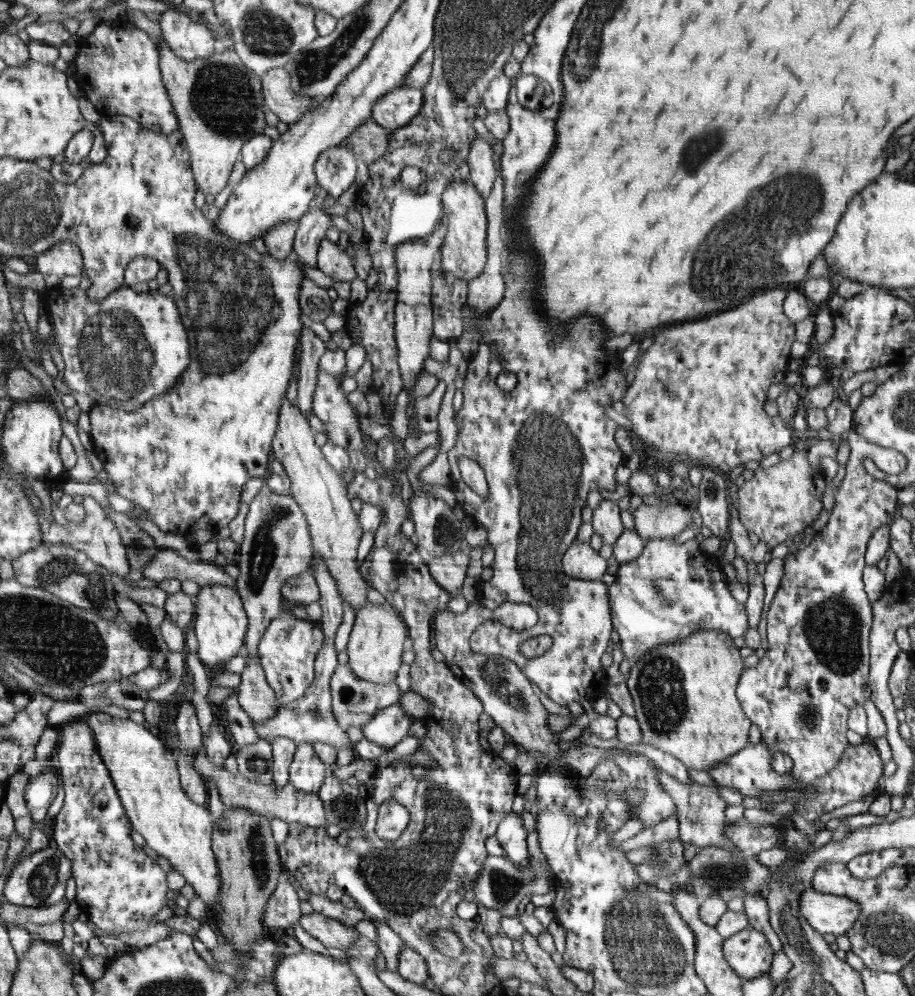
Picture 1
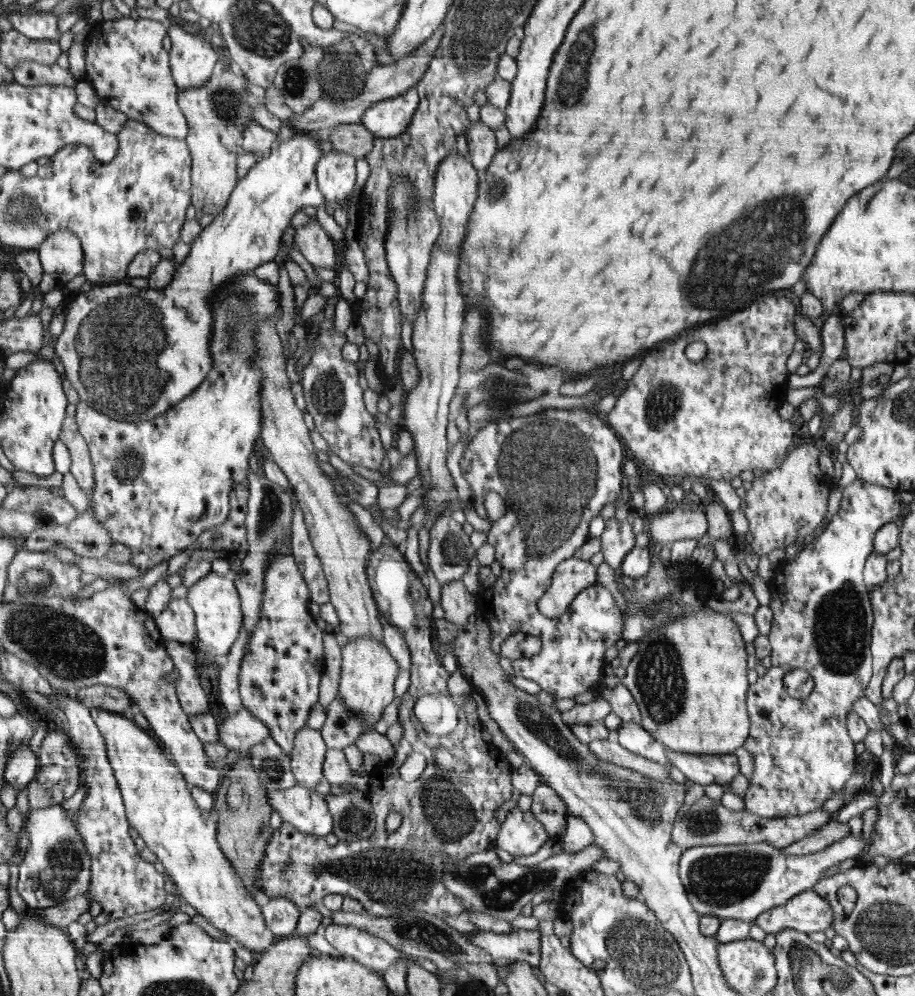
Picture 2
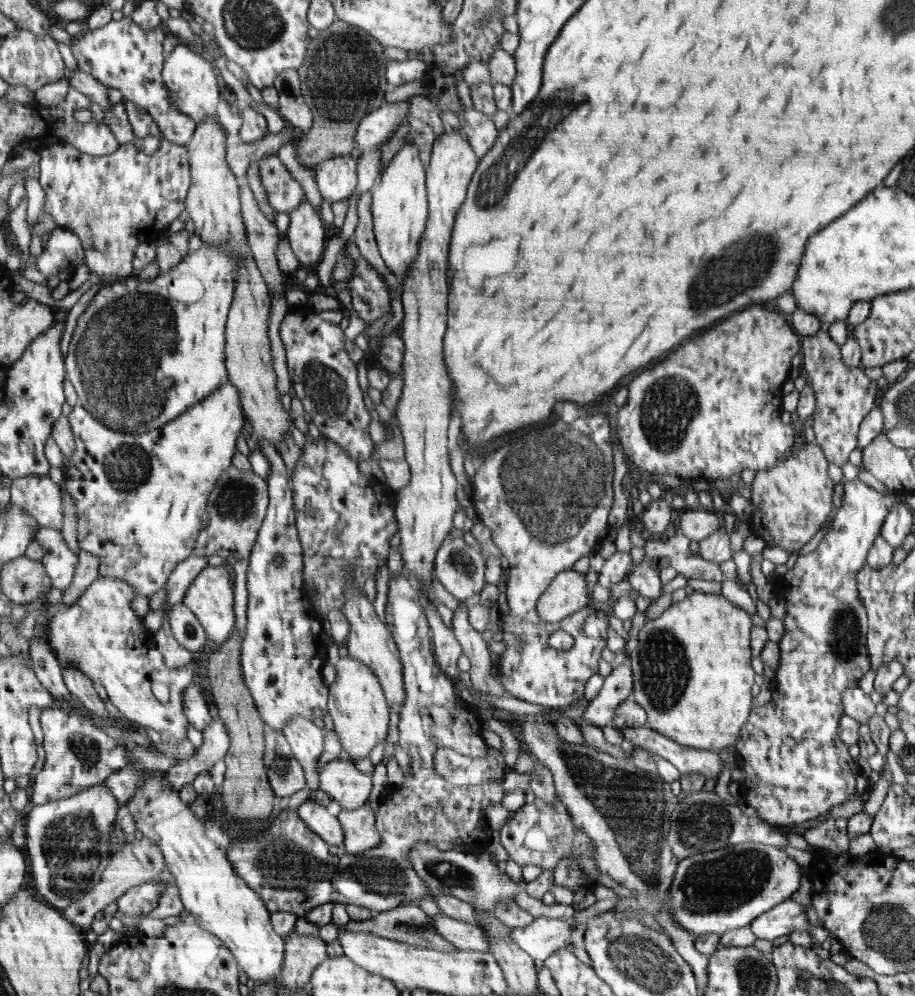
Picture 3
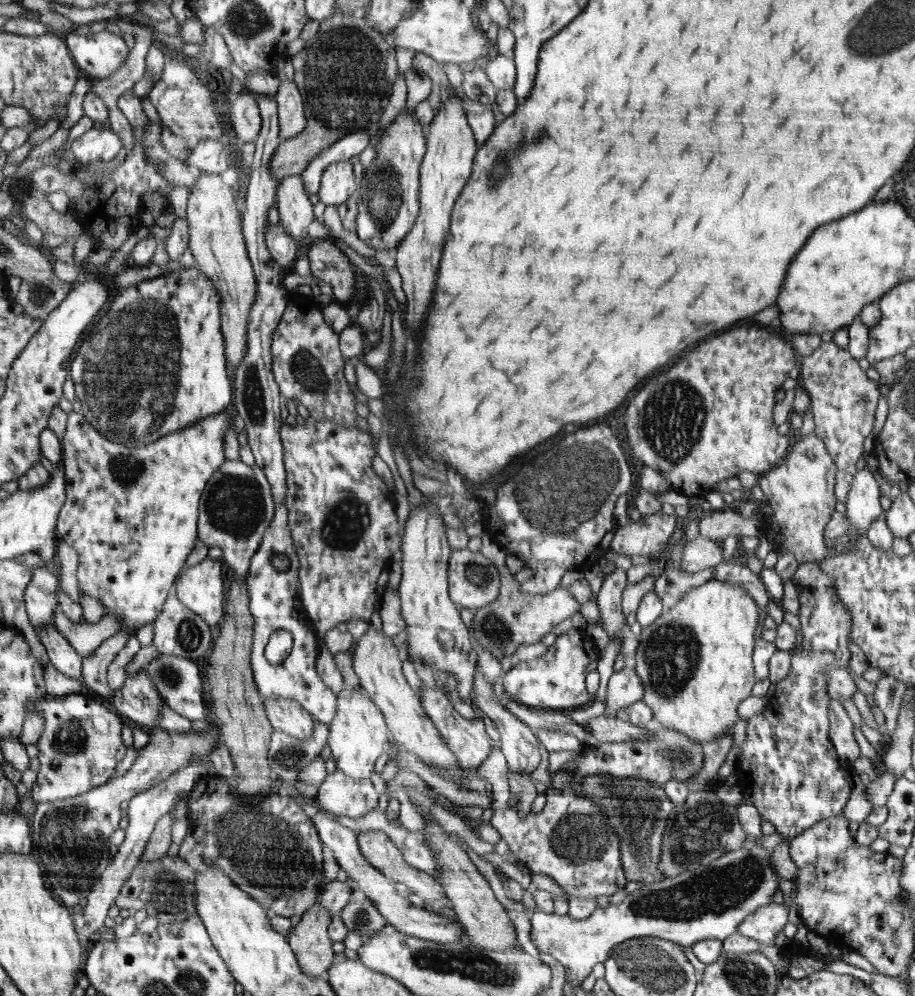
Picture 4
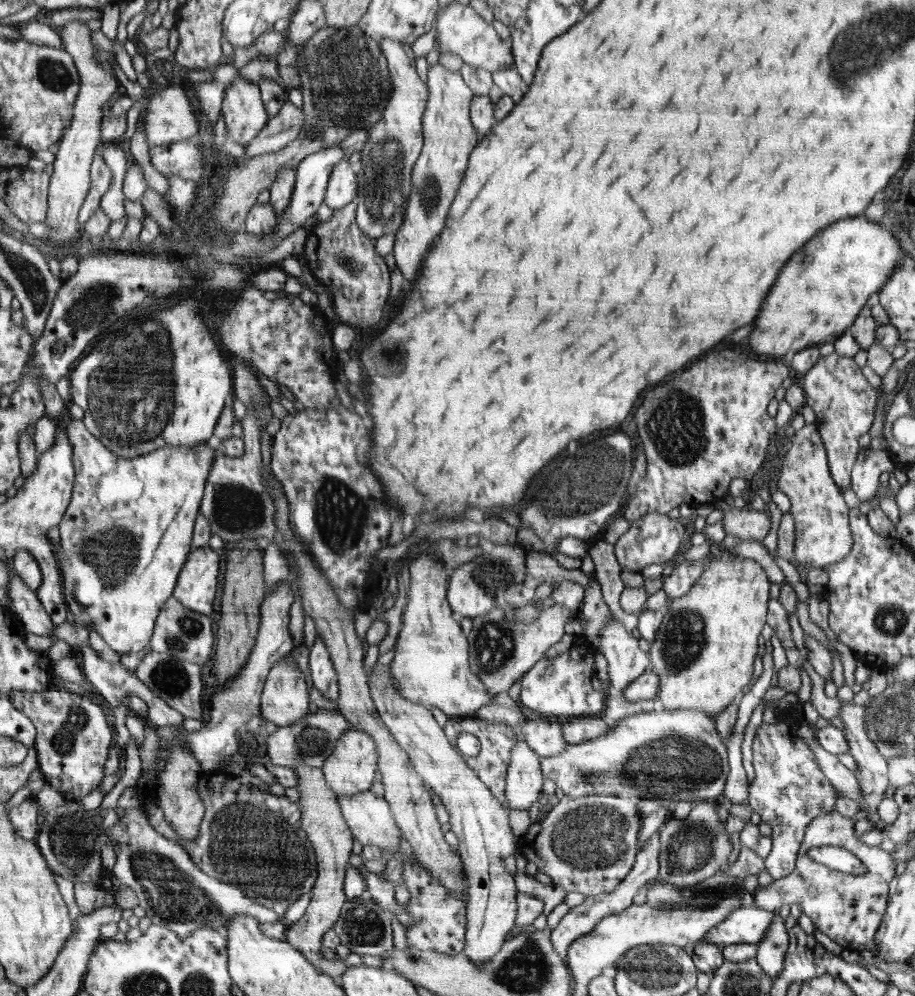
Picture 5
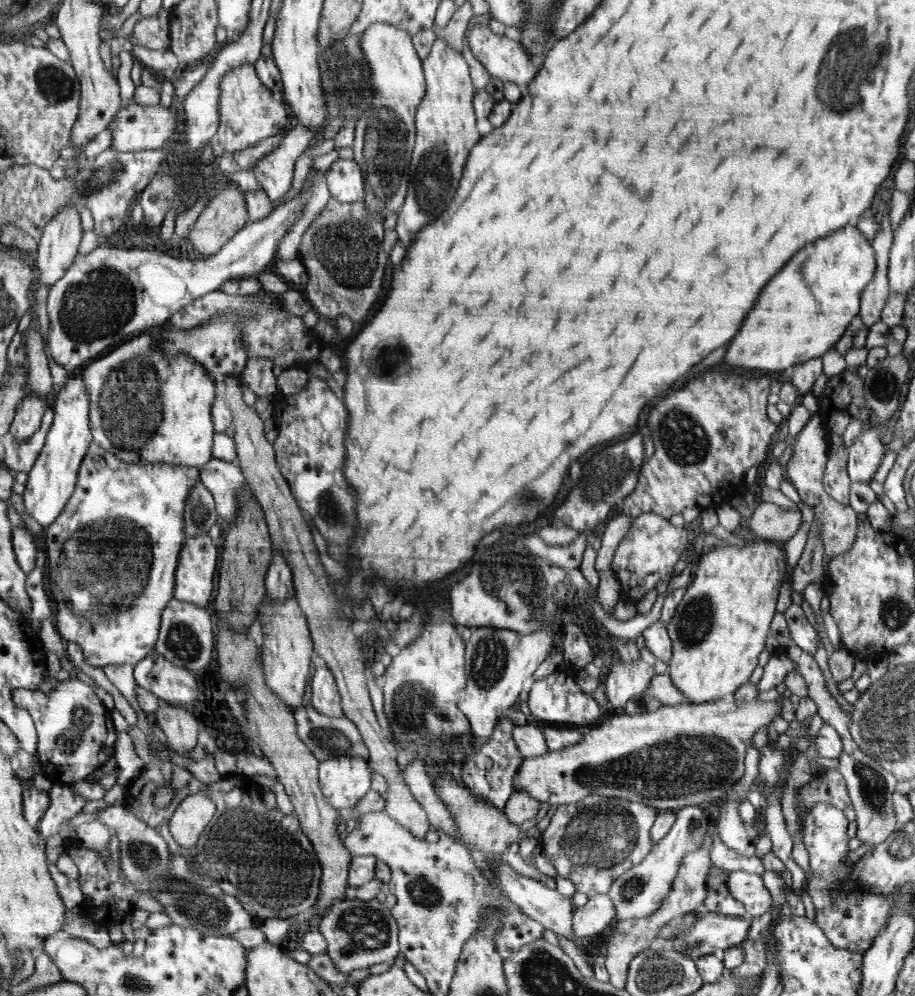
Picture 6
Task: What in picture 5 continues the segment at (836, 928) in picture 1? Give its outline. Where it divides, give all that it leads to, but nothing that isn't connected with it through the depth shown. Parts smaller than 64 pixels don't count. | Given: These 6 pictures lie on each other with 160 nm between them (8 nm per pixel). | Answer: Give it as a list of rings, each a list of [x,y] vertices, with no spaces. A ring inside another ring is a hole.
[[[753,902],[748,908],[740,907],[730,913],[726,920],[710,929],[701,942],[714,944],[721,951],[724,947],[734,944],[758,946],[772,923],[772,917],[774,911],[760,910]]]

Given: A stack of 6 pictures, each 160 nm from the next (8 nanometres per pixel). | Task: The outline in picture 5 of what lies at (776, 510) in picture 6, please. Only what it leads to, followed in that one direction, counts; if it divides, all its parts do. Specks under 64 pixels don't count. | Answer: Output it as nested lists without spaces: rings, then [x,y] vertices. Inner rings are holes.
[[[727,508],[721,519],[726,536],[733,535],[739,540],[762,541],[770,530],[770,517],[764,511]]]

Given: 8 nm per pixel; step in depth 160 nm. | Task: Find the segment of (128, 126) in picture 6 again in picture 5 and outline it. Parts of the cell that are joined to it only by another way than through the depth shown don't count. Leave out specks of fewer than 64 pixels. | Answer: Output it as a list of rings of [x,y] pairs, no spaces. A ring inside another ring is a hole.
[[[174,84],[152,96],[145,126],[150,147],[197,138],[200,122],[196,120],[188,93],[184,86]]]

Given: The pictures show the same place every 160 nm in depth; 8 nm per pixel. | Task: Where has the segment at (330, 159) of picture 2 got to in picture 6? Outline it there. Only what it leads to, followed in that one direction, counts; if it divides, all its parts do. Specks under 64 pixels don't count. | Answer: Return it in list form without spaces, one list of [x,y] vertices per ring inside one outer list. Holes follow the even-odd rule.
[[[336,158],[325,176],[332,198],[342,203],[365,198],[365,175],[356,160]]]

